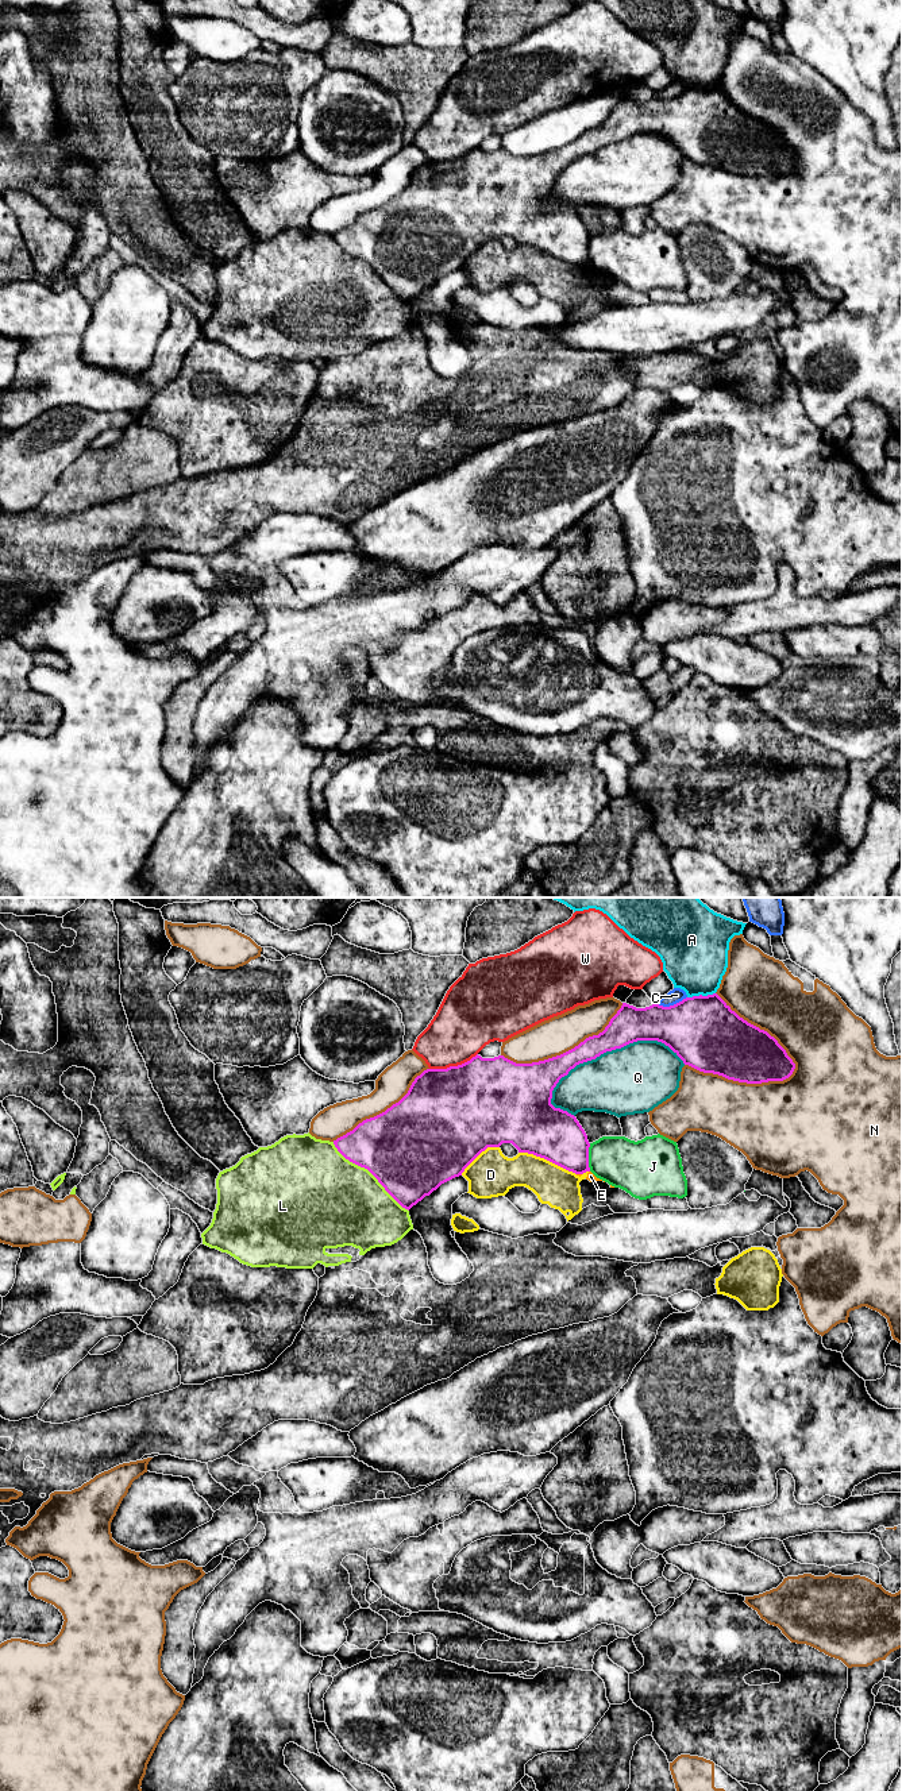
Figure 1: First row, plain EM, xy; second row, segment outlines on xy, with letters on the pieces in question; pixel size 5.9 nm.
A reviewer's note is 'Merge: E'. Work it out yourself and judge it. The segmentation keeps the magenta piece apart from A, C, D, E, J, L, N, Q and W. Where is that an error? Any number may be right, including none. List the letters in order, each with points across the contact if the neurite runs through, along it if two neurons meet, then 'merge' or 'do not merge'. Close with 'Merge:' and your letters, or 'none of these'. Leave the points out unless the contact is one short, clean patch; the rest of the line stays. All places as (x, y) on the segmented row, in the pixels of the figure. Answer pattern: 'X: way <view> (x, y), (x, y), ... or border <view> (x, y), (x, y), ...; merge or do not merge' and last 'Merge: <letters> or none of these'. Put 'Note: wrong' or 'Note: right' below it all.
A: do not merge
C: do not merge
D: do not merge
E: border xy (577, 1173), (581, 1174); do not merge
J: do not merge
L: do not merge
N: do not merge
Q: do not merge
W: do not merge
Merge: none of these
Note: wrong

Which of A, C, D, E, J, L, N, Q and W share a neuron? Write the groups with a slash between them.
A / C / D E L / J / N / Q / W

